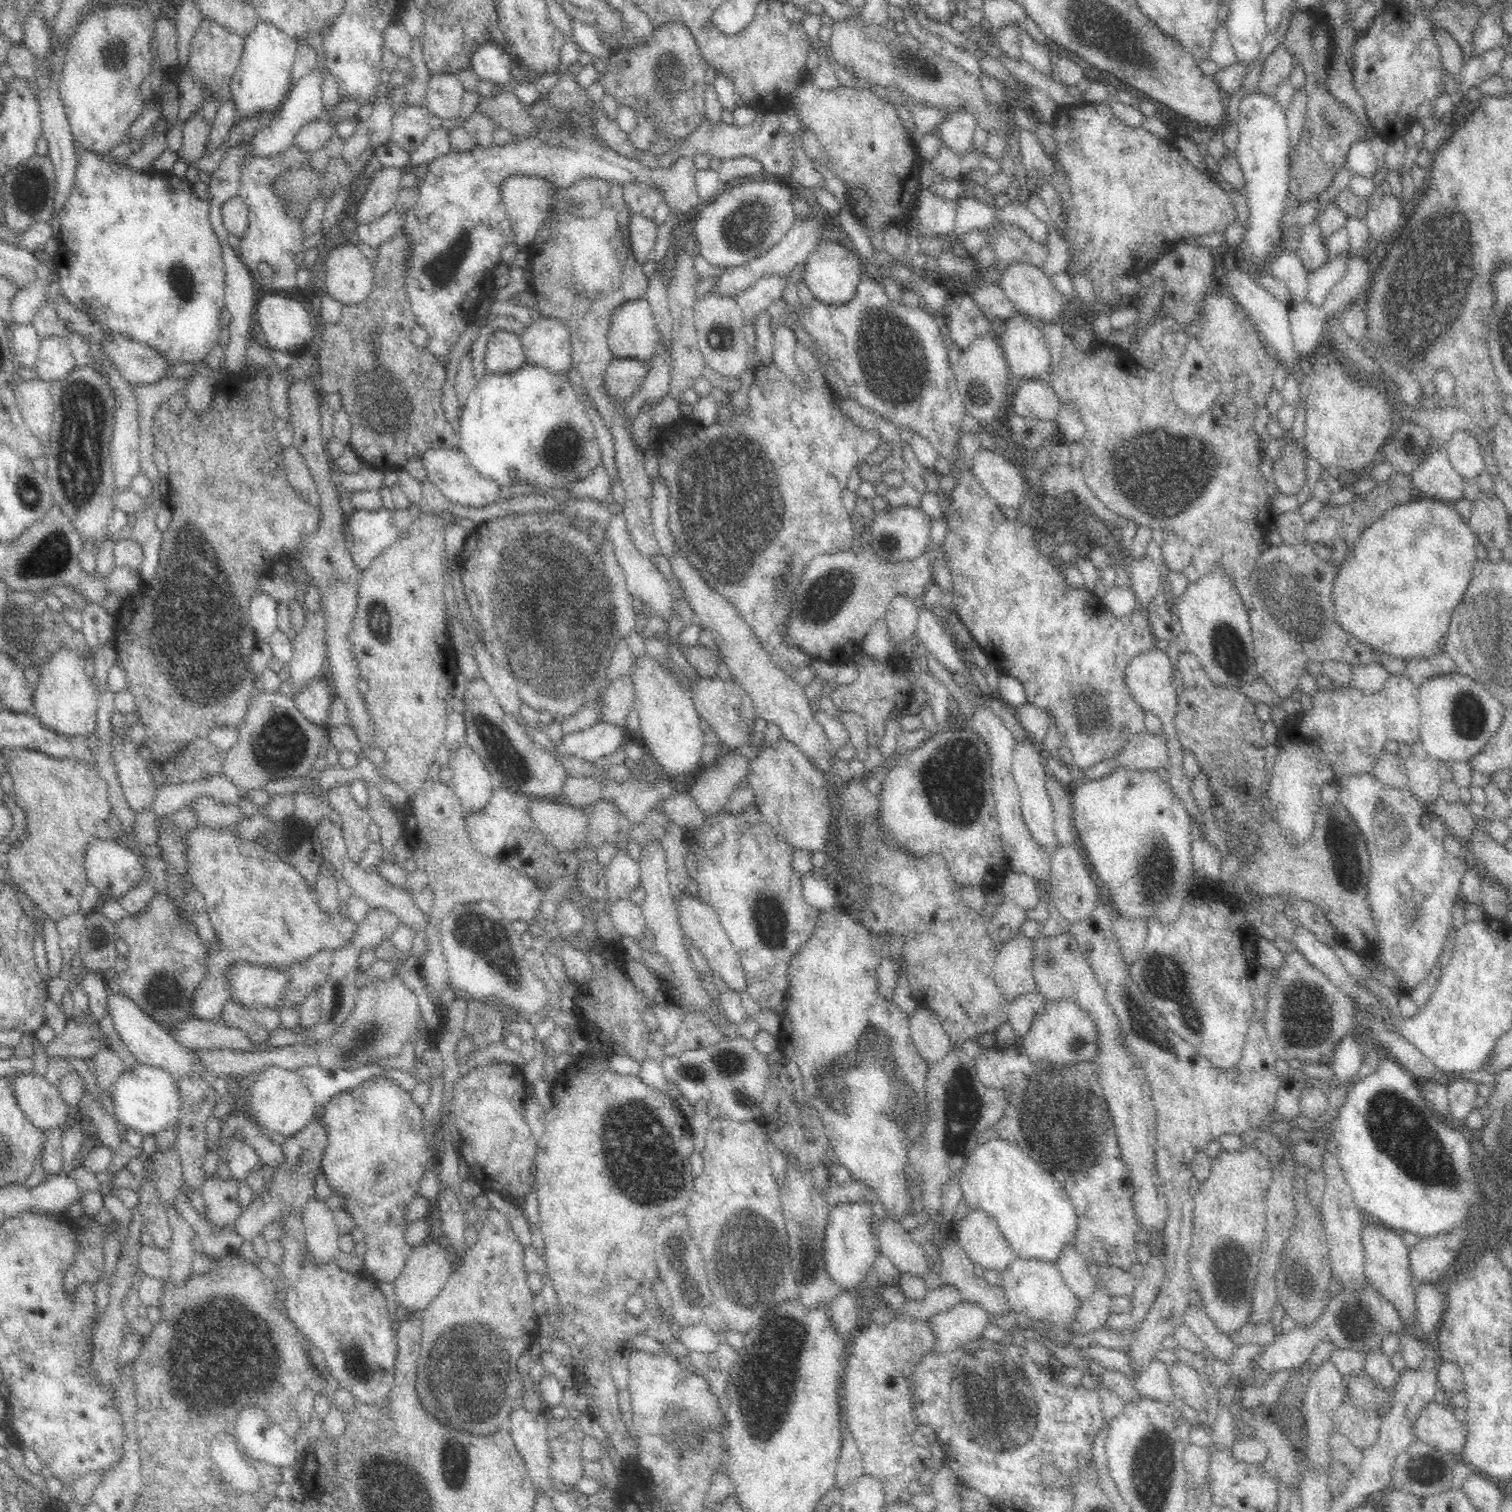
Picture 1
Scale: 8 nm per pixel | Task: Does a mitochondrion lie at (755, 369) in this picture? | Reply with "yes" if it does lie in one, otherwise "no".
no

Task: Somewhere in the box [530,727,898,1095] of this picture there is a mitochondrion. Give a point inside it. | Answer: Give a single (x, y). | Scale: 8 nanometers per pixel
(769, 924)

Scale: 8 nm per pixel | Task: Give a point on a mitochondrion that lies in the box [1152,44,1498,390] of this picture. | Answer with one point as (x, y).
(1430, 283)

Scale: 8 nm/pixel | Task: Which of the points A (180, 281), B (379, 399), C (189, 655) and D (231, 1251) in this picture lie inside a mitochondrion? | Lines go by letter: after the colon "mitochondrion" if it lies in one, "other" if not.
A: mitochondrion
B: mitochondrion
C: mitochondrion
D: other

